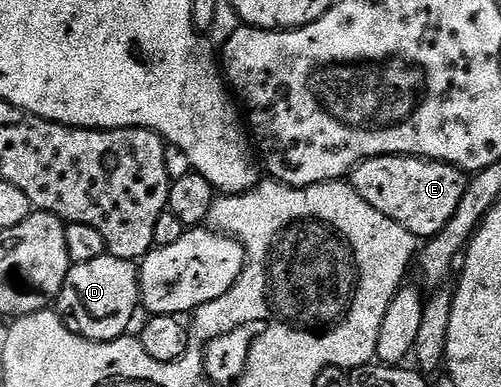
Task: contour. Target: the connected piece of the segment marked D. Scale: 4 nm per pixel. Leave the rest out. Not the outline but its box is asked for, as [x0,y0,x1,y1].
[55,254,141,340]

